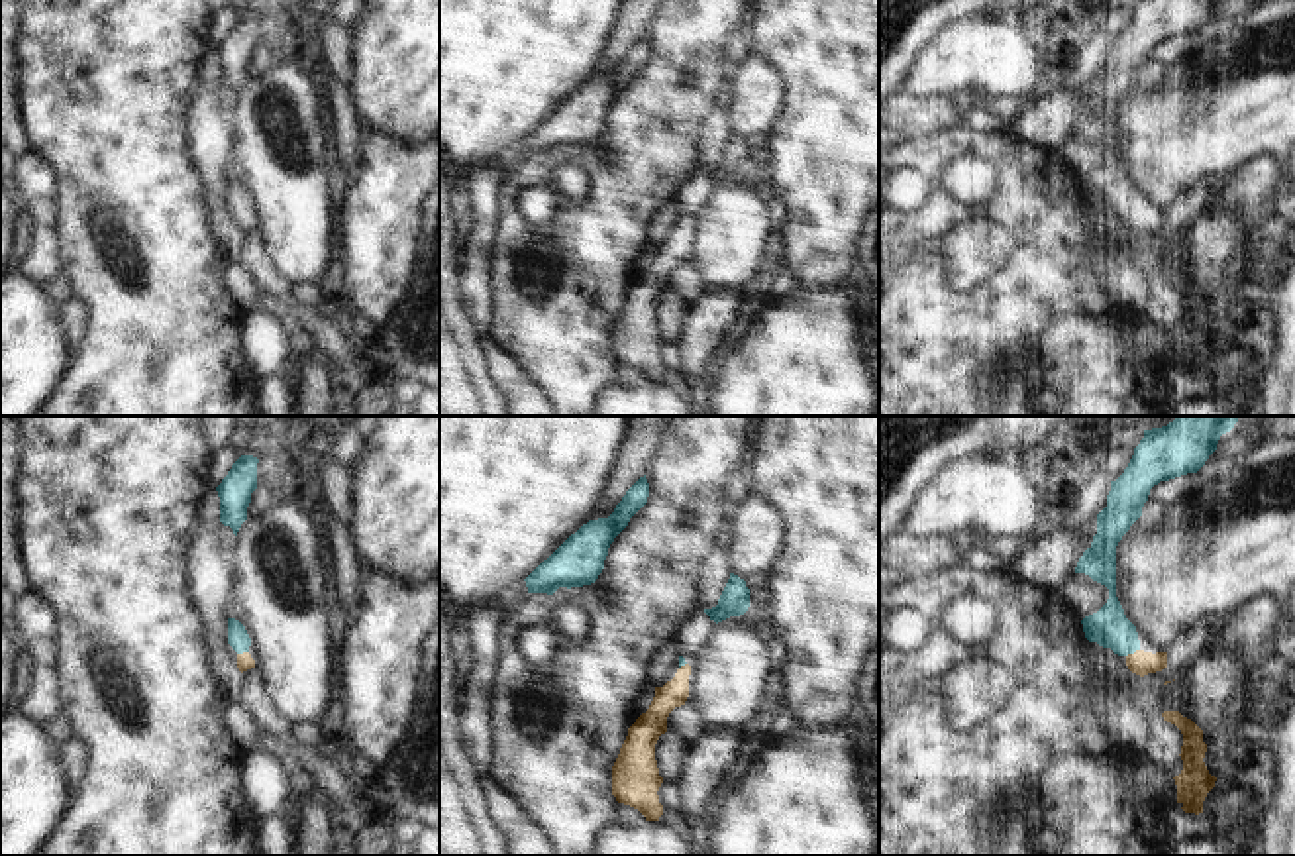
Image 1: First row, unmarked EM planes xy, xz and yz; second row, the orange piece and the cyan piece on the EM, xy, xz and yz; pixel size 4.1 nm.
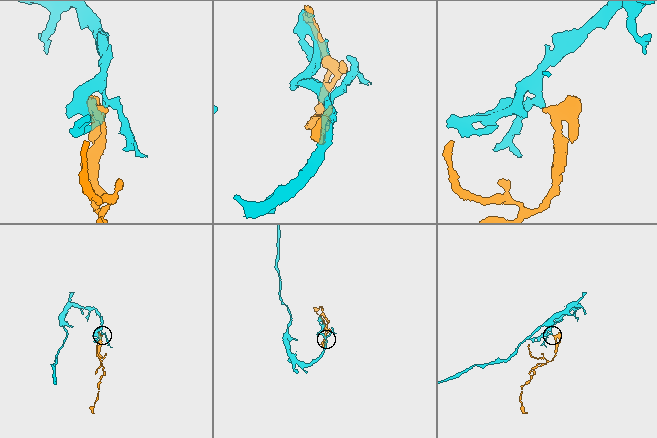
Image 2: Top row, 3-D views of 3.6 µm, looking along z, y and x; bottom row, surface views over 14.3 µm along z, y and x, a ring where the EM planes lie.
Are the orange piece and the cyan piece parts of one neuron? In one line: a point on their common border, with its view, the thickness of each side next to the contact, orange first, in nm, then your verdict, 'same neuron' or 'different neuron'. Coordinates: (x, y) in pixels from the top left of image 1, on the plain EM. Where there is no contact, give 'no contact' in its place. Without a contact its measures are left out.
contact yz (1135, 213); calibres 100 and 160 nm; same neuron

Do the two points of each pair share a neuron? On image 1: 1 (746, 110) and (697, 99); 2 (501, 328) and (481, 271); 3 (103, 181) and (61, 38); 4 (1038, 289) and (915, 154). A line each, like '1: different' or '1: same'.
1: different
2: different
3: same
4: same

